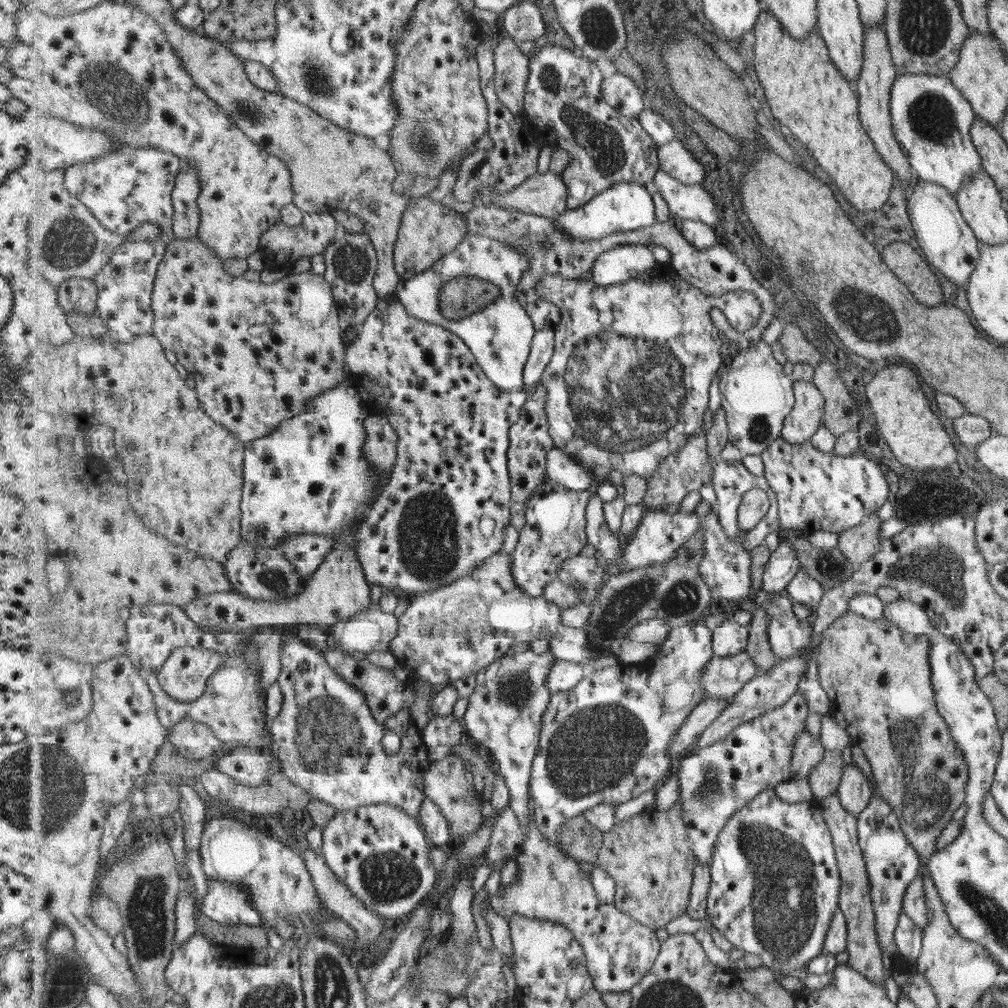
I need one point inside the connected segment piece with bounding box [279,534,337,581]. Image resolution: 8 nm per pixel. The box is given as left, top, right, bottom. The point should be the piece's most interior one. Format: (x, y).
(306, 552)

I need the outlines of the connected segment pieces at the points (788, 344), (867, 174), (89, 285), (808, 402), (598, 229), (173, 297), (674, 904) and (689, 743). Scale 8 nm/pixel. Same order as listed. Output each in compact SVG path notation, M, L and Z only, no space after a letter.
M793 324L785 328L783 336L779 337L779 342L783 346L781 356L787 356L788 361L793 364L811 365L816 369L823 362L817 348Z
M766 7L759 16L753 35L756 41L754 66L777 120L783 126L787 126L813 152L813 156L817 158L817 164L821 164L825 168L825 172L837 183L842 196L855 209L865 213L869 210L877 210L887 200L887 194L889 194L889 188L893 182L891 170L887 168L885 162L880 160L874 140L863 126L858 93L851 86L851 82L844 78L839 66L831 60L830 50L826 46L825 40L819 36L817 31L814 31L809 39L796 40Z
M75 277L57 288L59 302L69 313L96 314L98 310L98 286L94 279Z
M794 381L796 403L786 416L782 437L789 444L805 444L822 426L826 400L814 381Z
M623 182L607 188L605 192L601 192L582 207L568 208L557 219L557 228L561 232L569 234L569 238L573 238L573 240L591 242L591 240L599 240L618 233L628 234L637 228L655 224L657 220L651 187L639 184L639 182Z
M198 235L186 239L175 236L173 242L169 243L167 254L159 265L157 280L154 284L154 334L159 337L159 341L165 348L176 355L178 365L191 378L191 383L198 392L207 414L223 426L230 428L243 443L247 444L259 439L259 437L273 433L277 427L281 426L283 421L297 416L299 413L305 413L309 399L339 386L341 381L347 379L346 354L348 345L342 335L344 330L340 325L339 306L334 289L331 287L331 283L327 282L327 275L316 275L315 272L309 270L305 274L290 274L274 283L264 284L261 281L245 280L243 277L235 278L235 276L231 276L223 270L223 264L223 260L217 257L215 249L205 245Z
M678 801L666 811L659 811L653 804L629 820L617 823L604 834L598 866L607 870L617 883L616 908L655 931L687 914L697 863Z
M715 696L699 703L691 716L687 717L683 727L679 729L677 739L673 739L673 743L669 747L671 758L679 758L681 754L690 753L695 747L697 738L700 738L704 730L717 720L731 703L733 703L733 700L721 700L721 698L715 698Z

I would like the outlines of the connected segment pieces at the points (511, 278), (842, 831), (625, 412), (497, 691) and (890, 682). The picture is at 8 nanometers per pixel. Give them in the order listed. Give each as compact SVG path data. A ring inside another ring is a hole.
M469 233L453 252L438 260L430 270L409 280L401 280L394 294L397 294L397 298L403 302L405 310L413 318L431 324L437 323L460 336L472 352L475 352L478 363L501 391L517 392L522 391L526 385L524 368L530 358L532 343L538 331L534 320L517 296L521 278L527 270L531 270L531 257L525 251L521 251L515 243ZM461 276L475 276L493 282L500 294L493 304L485 307L485 310L471 314L463 320L449 320L441 311L441 293L446 286L445 282Z
M835 792L829 798L821 799L820 802L823 815L825 815L831 835L833 835L841 879L843 879L840 908L848 922L847 962L856 972L863 973L868 980L883 985L886 971L883 969L881 950L876 938L875 909L872 902L870 876L858 835L858 816L847 812L845 806L841 804L839 792Z
M665 264L658 269L649 271L647 274L638 275L636 278L628 280L624 283L615 283L611 286L599 286L590 276L579 280L567 280L563 276L543 276L543 280L539 282L537 291L542 298L549 302L553 302L561 307L562 322L556 329L556 351L546 372L543 372L541 383L549 390L547 395L547 414L550 424L551 436L557 448L573 454L575 460L581 460L591 470L597 474L597 482L599 486L603 482L609 480L613 466L617 464L617 468L623 474L631 476L631 452L635 452L637 462L645 462L645 452L655 452L657 462L655 466L659 466L661 459L665 456L679 452L681 448L687 446L689 438L693 438L695 434L701 432L703 424L705 424L705 412L710 410L710 388L713 380L718 376L719 368L723 366L723 358L721 358L721 340L720 330L713 326L711 322L711 304L719 306L721 300L717 300L714 296L705 294L701 289L687 282L671 264Z
M527 649L525 652L510 652L503 655L497 662L478 672L475 691L469 696L468 707L463 716L467 733L489 749L490 754L498 761L500 774L504 777L511 795L509 806L517 813L526 837L529 836L529 825L531 825L529 821L532 810L530 796L532 769L540 749L543 715L553 696L553 692L547 686L547 677L551 674L551 667L555 666L555 661L557 658L551 650L541 654L540 651Z
M851 610L823 631L818 650L820 682L834 704L838 722L864 751L872 768L874 790L899 818L898 825L918 854L921 864L933 855L943 826L949 822L953 810L961 806L963 784L967 779L967 764L935 708L927 650L928 643L924 637L903 632L885 618L871 620Z

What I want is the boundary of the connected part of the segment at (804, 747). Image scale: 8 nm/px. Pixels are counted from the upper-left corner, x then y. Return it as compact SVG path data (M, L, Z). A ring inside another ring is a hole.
M806 727L801 734L797 734L795 740L795 754L793 754L793 766L791 766L792 780L808 780L811 771L825 757L826 748L820 739L813 739Z

